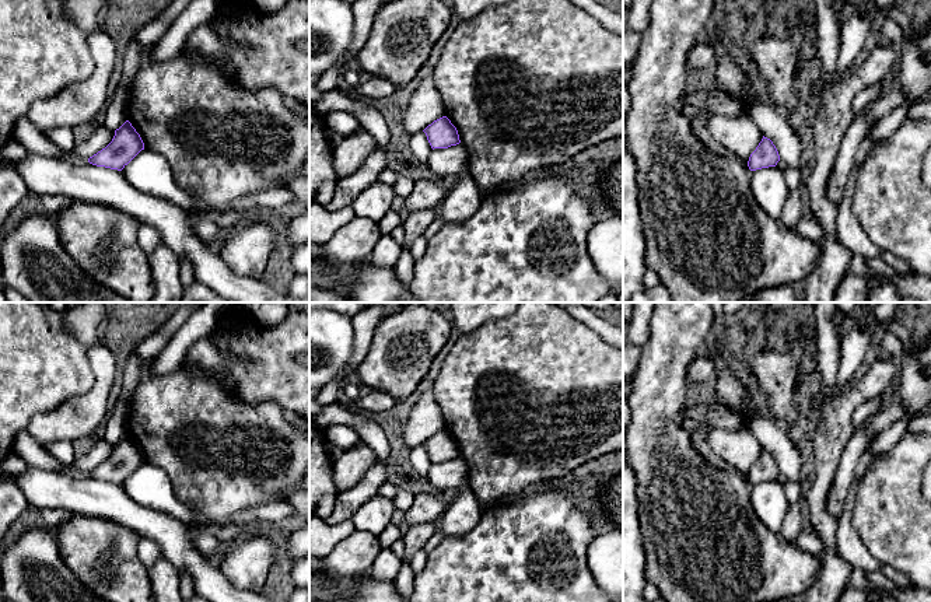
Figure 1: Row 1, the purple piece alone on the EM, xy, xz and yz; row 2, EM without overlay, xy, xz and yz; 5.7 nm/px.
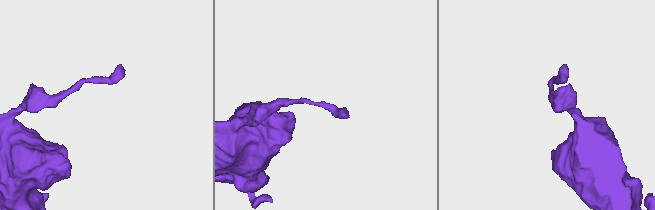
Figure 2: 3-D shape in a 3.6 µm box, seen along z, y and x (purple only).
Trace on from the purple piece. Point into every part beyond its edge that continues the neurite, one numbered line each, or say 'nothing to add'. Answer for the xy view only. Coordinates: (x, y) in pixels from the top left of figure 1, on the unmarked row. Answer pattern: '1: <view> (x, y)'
nothing to add

